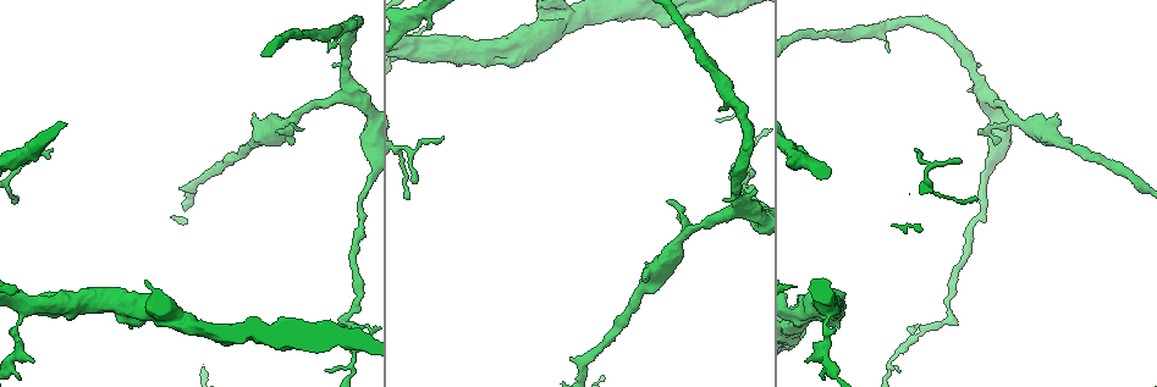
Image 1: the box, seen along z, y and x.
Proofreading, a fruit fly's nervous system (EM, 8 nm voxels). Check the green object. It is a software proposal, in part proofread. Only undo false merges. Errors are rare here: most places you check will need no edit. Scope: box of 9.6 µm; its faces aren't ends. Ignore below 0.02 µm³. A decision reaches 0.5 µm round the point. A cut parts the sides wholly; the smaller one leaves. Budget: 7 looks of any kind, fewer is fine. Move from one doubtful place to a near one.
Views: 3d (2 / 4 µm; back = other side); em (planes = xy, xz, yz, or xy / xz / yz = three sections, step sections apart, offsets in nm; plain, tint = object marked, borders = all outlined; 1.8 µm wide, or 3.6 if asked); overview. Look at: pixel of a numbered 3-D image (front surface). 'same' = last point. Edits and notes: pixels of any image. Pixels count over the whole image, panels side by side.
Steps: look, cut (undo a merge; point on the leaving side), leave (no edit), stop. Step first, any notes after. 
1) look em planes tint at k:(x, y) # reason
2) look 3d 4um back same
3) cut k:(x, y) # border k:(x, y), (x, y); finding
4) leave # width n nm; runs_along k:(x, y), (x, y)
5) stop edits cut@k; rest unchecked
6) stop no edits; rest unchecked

look 3d 4um at 1:(344, 323) # abrupt turn

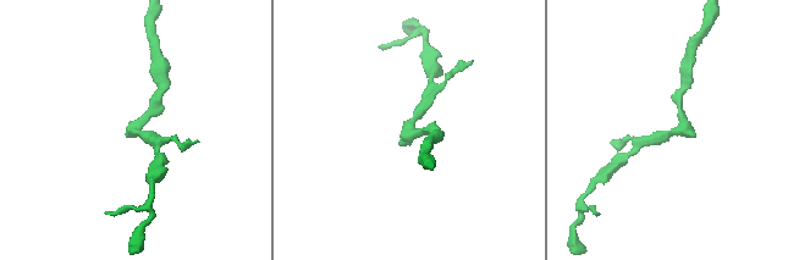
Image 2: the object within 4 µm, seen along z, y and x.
look em xy step 8 tint at 2:(136, 132)

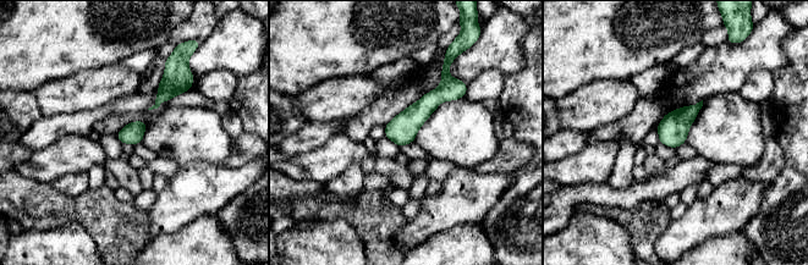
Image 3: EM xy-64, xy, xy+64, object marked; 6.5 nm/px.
look em planes tint same

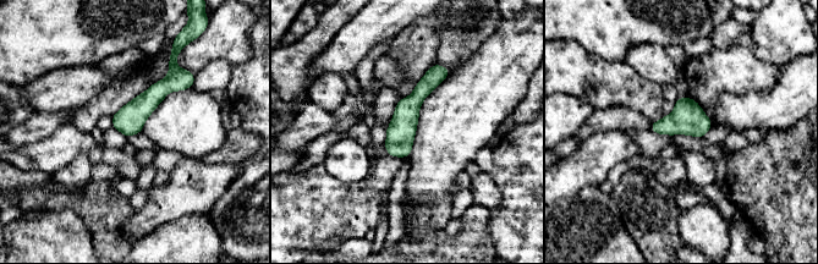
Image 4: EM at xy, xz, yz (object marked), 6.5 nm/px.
leave # width 190 nm; runs_along 4:(446, 71), (408, 106), (391, 152); continuous, no second cell

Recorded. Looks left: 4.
look em planes tint at 1:(1034, 127) # thick turns thin

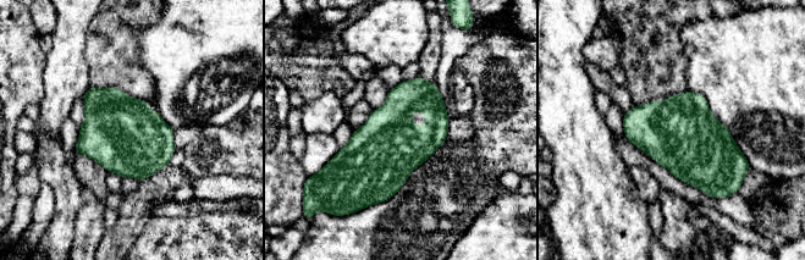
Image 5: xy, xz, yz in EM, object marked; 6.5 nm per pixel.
leave # one cell here

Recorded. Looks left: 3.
look 3d 4um at 1:(25, 310) # small branch off a trunk

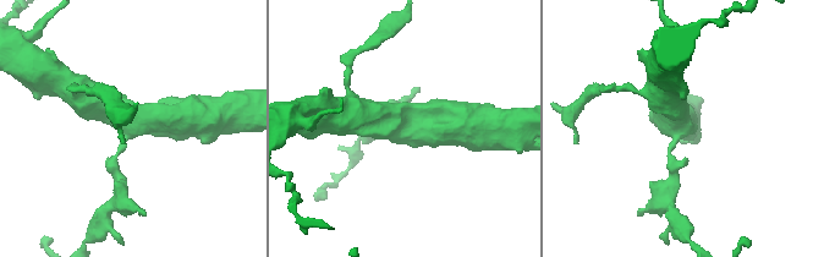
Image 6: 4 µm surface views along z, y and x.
look em yz step 8 tint at 6:(134, 126) # arms 3; arm_widths 160, 360, 500 nm

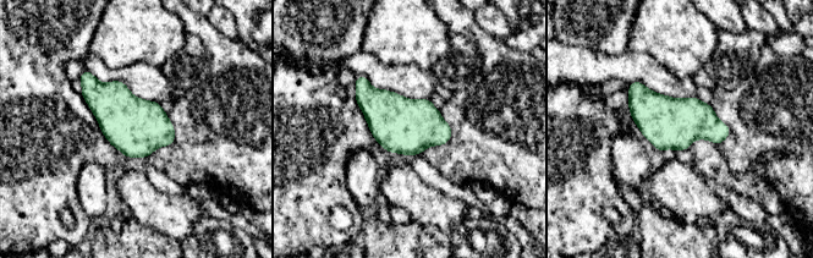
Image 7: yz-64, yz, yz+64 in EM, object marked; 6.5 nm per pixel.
look em planes borders same

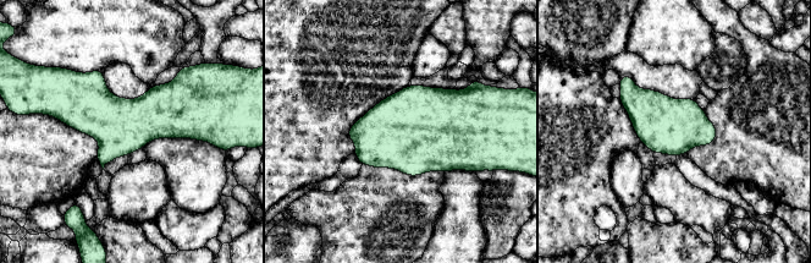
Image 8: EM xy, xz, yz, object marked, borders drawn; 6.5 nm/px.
leave # one cell here

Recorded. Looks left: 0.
stop no edits; rest unchecked

